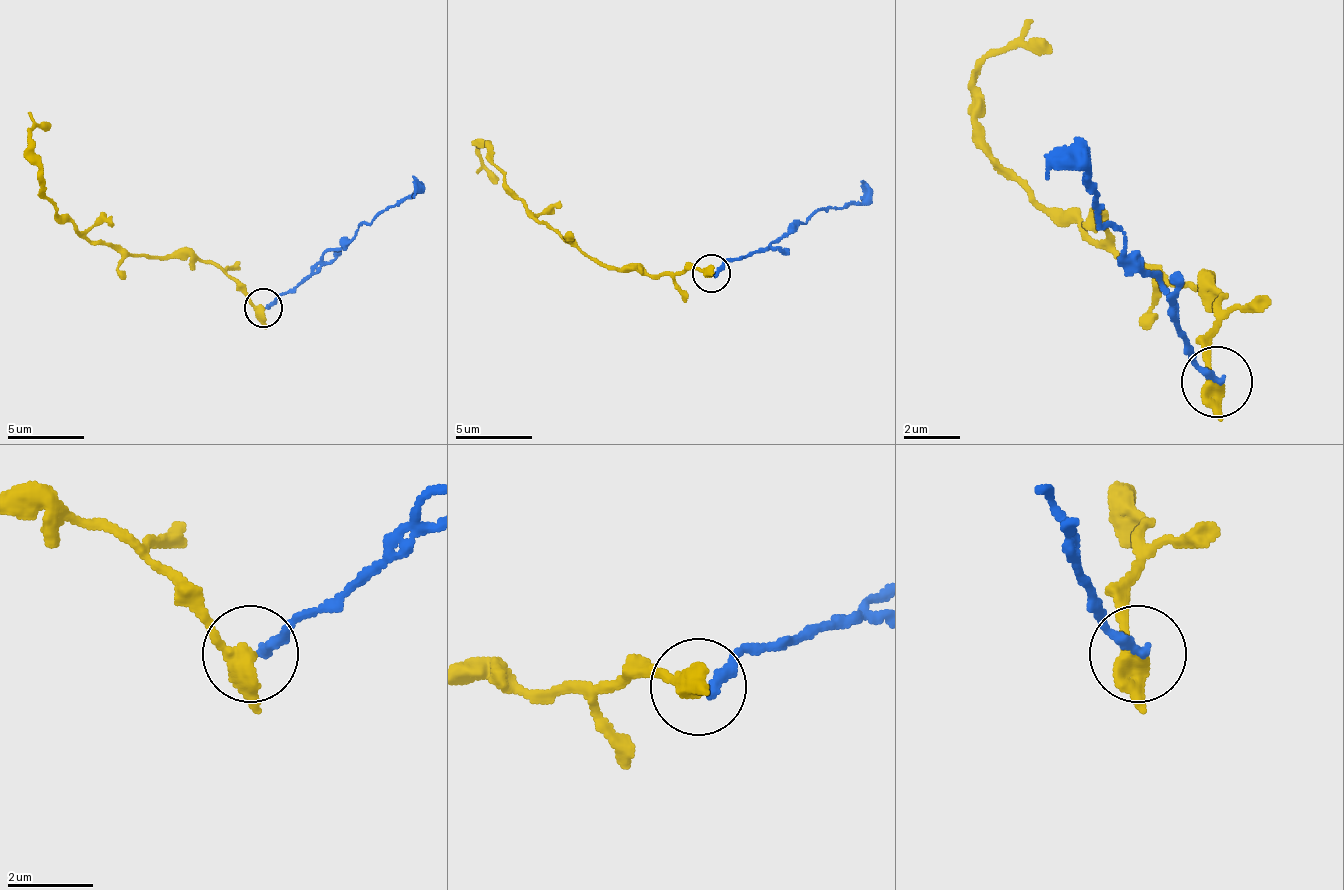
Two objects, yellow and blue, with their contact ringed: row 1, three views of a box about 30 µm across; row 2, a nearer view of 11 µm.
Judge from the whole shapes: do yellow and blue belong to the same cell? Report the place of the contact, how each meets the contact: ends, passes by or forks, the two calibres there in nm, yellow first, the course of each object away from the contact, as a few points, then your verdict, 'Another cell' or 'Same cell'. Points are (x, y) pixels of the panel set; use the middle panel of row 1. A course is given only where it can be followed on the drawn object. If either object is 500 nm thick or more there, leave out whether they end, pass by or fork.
Place: (711, 273). At the ring yellow passes by. At the ring blue ends. Thickness 360 nm (yellow) against 240 nm. Course of yellow: (710, 272), (683, 268), (660, 276), (603, 268), (541, 222), (492, 161), (484, 142), (480, 161), (495, 184). Course of blue: (714, 272), (760, 253), (817, 211), (859, 203), (867, 196), (859, 180). Another cell

